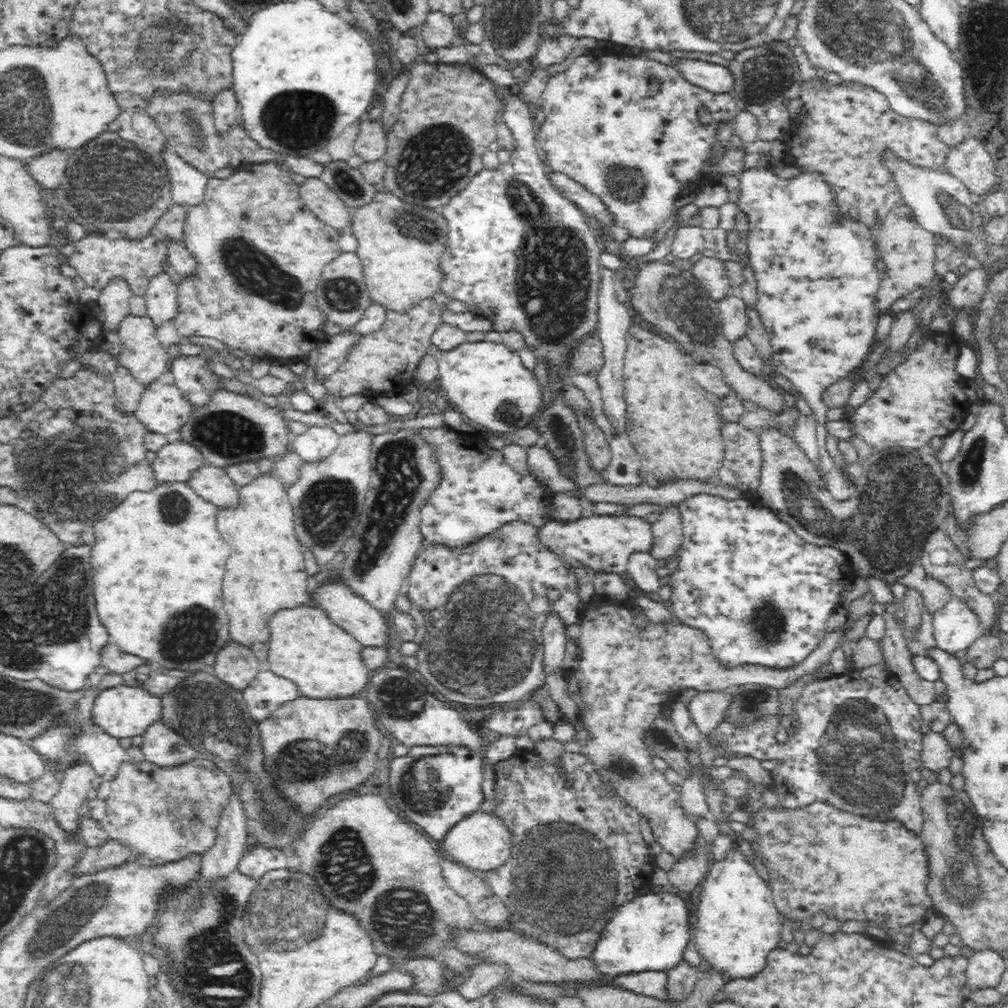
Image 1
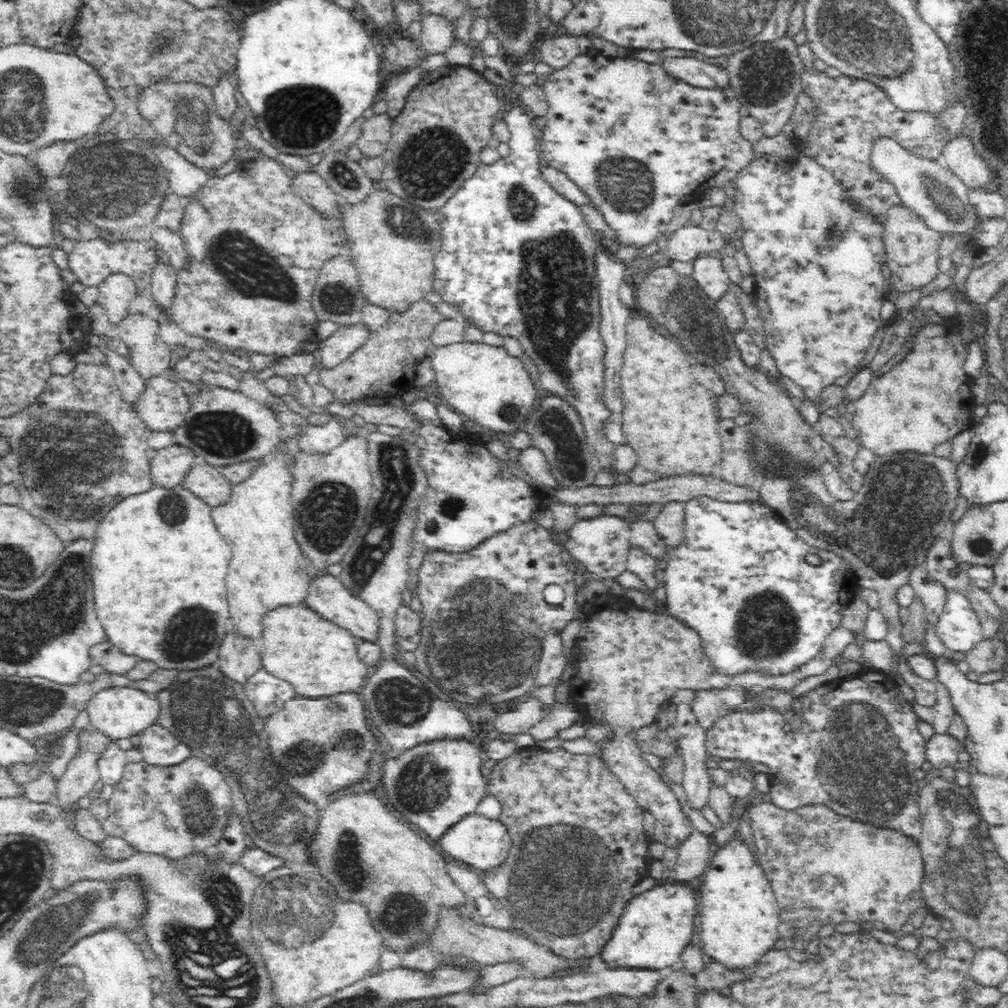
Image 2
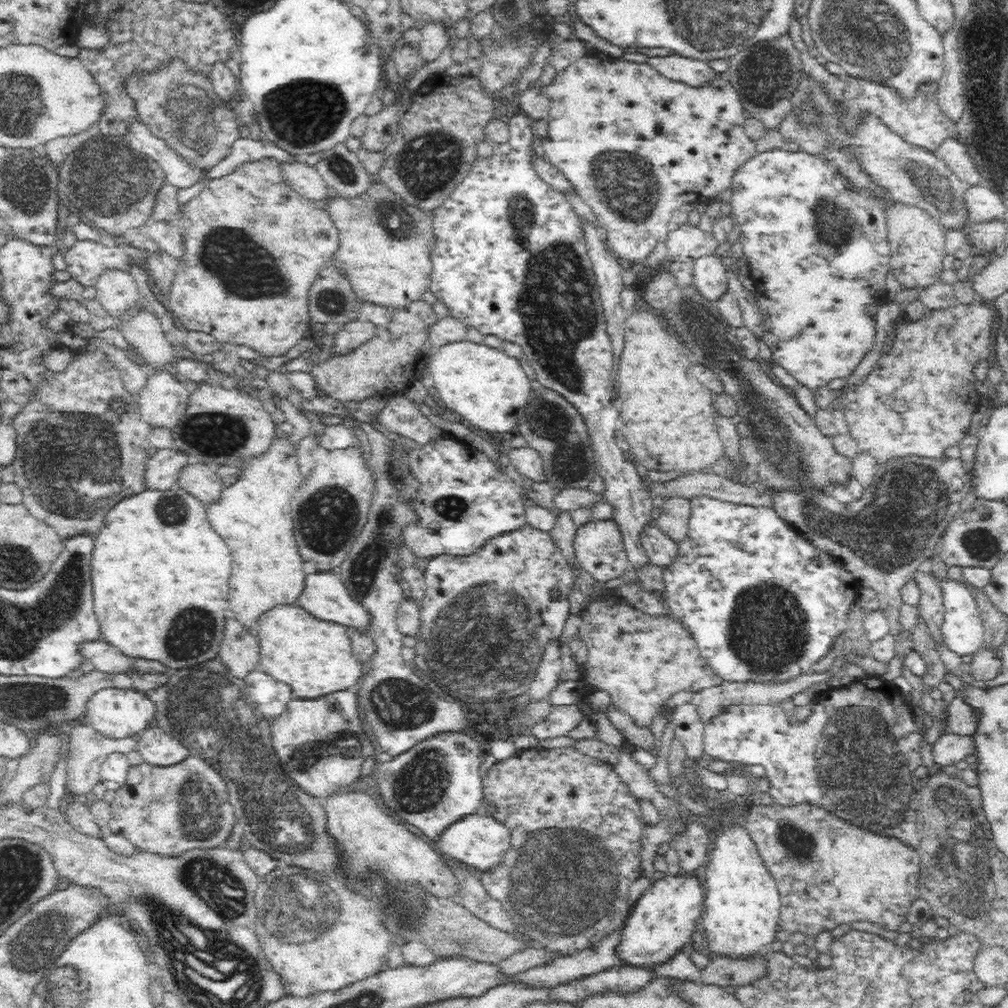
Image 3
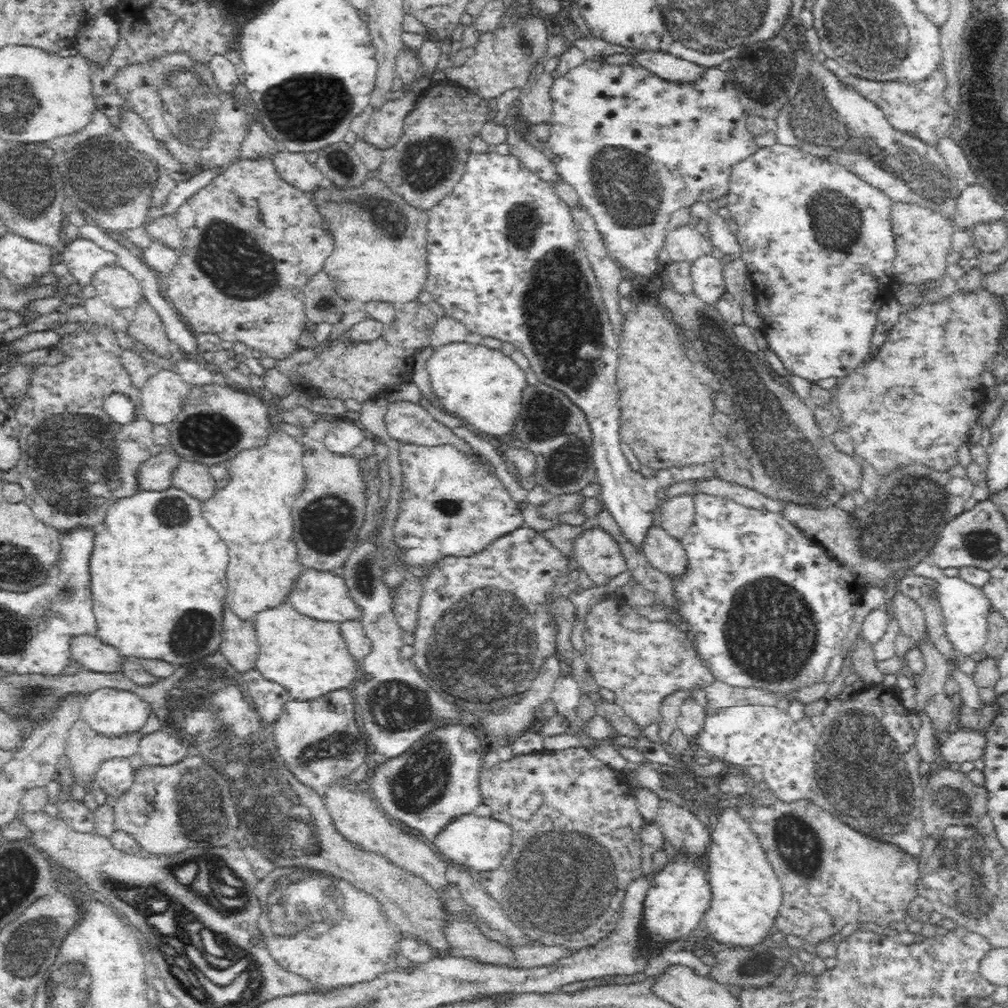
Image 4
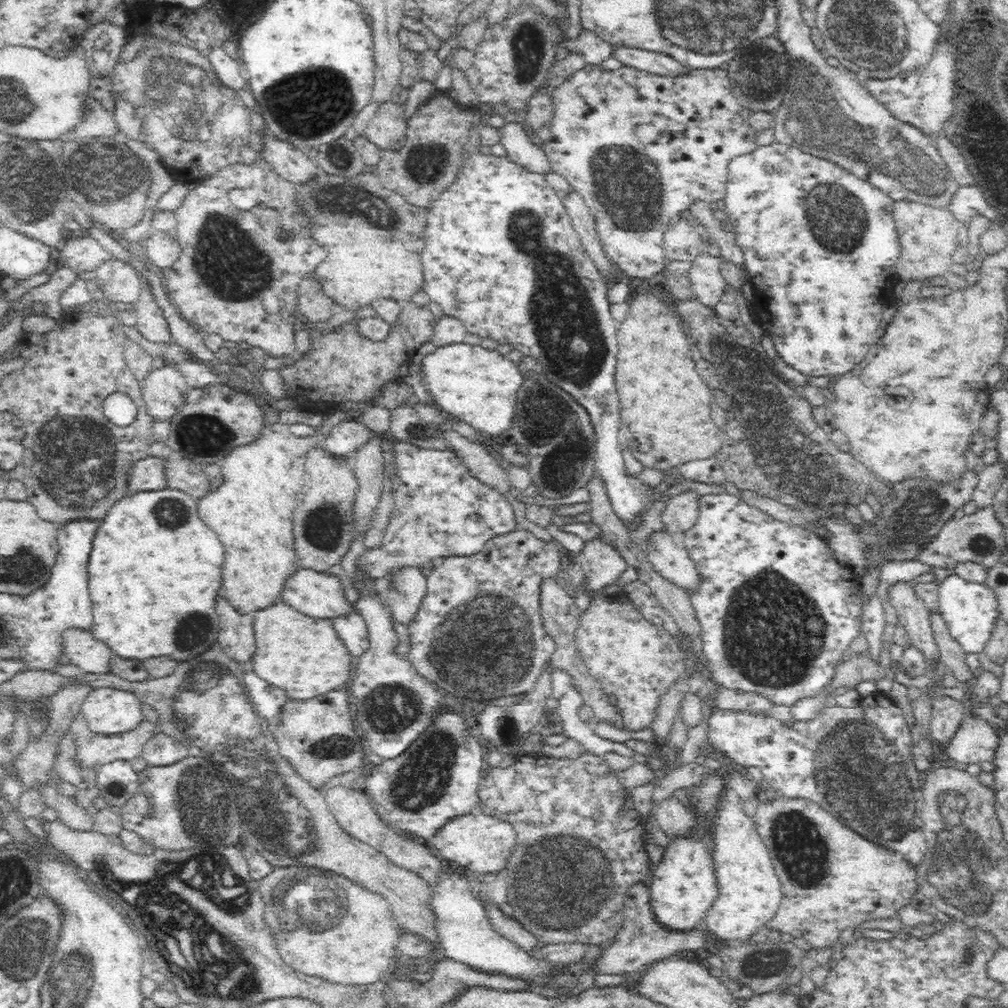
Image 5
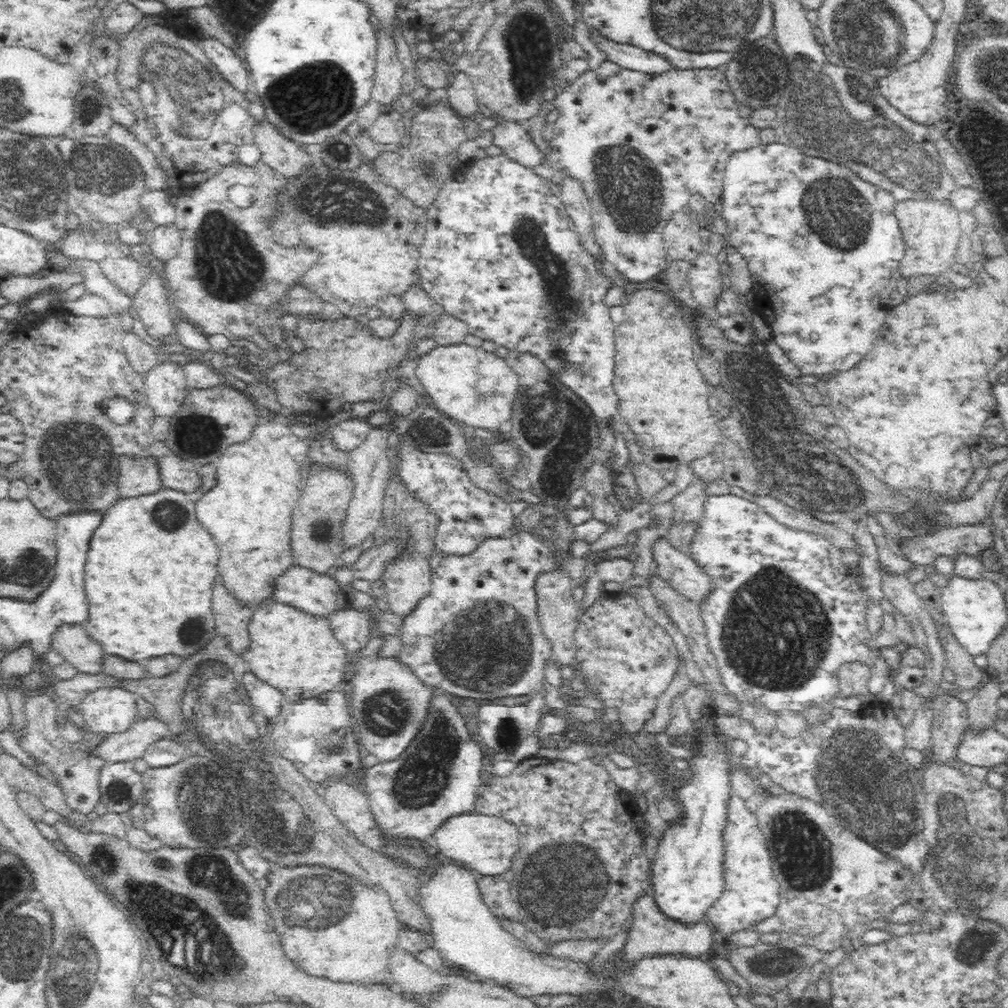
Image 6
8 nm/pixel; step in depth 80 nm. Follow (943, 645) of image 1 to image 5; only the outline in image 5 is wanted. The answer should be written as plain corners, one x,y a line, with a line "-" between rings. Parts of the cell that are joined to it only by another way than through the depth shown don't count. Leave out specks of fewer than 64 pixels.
952,574
939,585
938,604
938,612
943,616
951,638
956,639
967,653
984,652
998,620
1001,619
997,592
985,582
972,582

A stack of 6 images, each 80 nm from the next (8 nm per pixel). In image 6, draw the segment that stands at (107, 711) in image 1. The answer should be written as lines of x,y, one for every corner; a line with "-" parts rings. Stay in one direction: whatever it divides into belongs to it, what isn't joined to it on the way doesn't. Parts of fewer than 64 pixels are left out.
106,687
89,692
78,704
80,720
90,735
124,732
139,719
133,693
126,688

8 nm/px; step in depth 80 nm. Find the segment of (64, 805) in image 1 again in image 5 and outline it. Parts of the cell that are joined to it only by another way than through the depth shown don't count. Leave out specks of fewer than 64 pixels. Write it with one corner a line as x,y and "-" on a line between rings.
79,714
71,721
69,733
72,735
72,741
75,744
76,759
80,760
82,765
94,765
96,767
114,762
116,760
134,760
138,756
142,757
142,750
144,744
154,738
154,735
163,732
163,728
158,722
148,722
144,718
136,725
136,728
128,732
113,734
113,735
100,735
94,734
87,725
87,720

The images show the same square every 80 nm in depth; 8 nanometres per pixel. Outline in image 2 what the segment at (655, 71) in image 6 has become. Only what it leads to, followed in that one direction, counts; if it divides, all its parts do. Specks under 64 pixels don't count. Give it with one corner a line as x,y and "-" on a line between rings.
664,57
659,65
666,71
666,74
694,87
723,89
730,84
724,67
706,63
699,57

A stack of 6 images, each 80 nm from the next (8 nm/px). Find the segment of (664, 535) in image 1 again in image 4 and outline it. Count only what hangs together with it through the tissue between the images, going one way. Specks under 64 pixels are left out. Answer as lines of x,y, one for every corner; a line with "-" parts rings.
684,494
660,503
655,513
655,524
670,533
670,536
680,540
689,531
695,516
696,506
693,503
693,495

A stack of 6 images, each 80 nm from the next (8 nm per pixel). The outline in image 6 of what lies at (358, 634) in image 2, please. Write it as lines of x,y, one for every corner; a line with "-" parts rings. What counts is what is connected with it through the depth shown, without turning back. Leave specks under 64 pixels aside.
293,564
286,572
276,575
268,598
284,603
312,615
327,617
334,609
343,607
344,596
339,584
332,578

